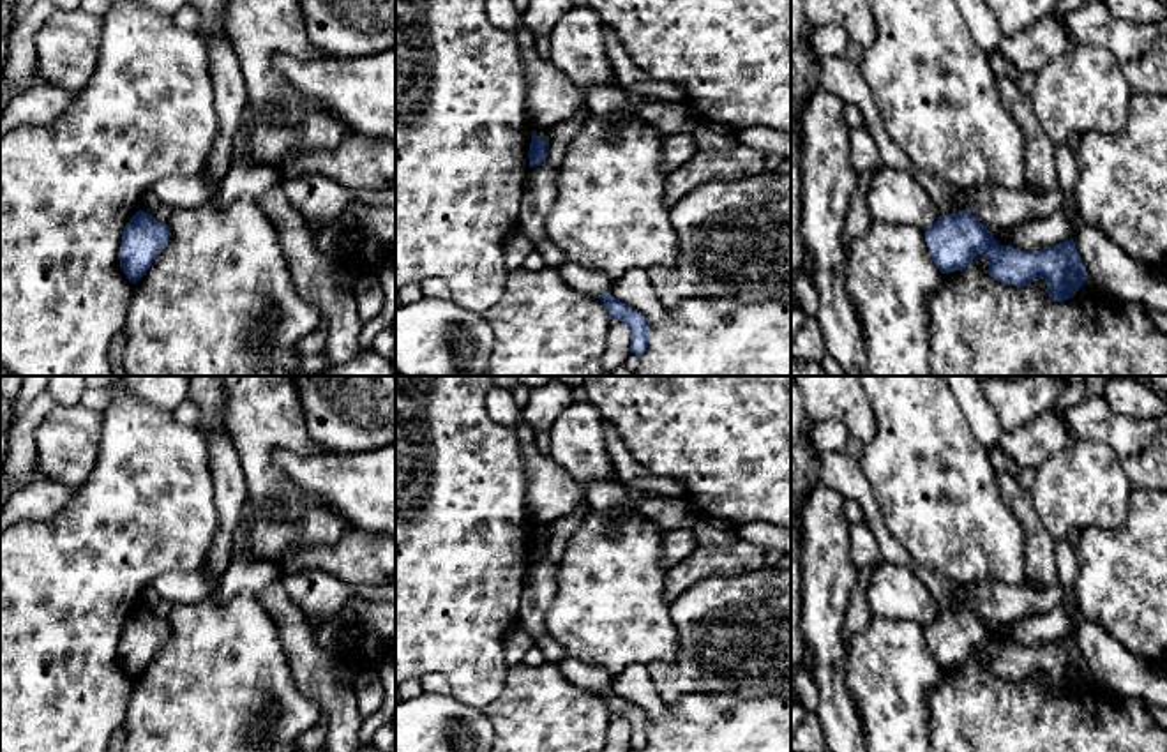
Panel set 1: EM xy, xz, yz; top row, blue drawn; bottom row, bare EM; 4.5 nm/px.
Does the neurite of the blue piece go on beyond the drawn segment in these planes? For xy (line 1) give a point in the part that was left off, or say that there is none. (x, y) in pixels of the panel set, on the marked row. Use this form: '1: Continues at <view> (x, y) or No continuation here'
1: No continuation here

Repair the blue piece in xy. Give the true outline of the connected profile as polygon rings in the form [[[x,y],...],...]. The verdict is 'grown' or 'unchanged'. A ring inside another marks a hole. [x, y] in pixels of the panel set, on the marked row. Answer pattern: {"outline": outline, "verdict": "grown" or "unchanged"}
{"outline": [[[138,210],[122,231],[118,259],[131,282],[138,282],[150,268],[155,256],[169,242],[169,228],[152,214]]], "verdict": "unchanged"}

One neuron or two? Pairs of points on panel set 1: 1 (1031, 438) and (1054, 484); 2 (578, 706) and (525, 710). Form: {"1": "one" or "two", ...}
{"1": "two", "2": "one"}

